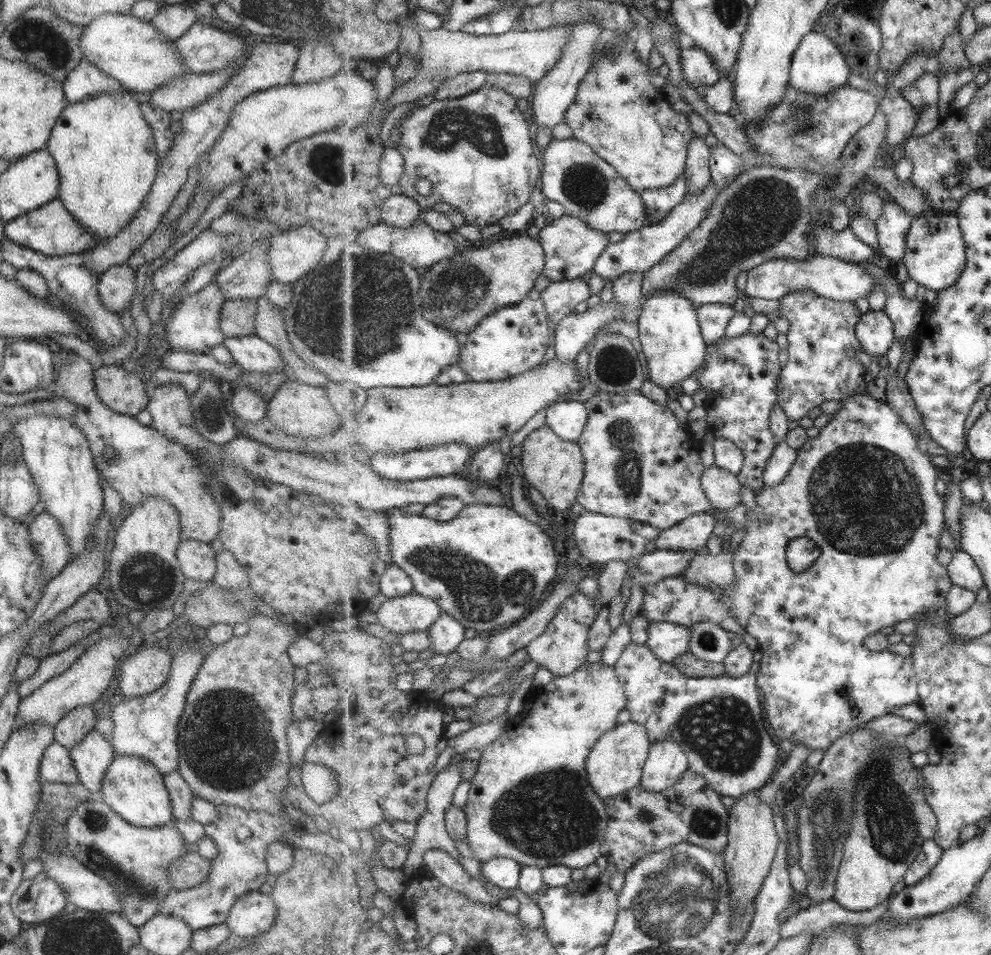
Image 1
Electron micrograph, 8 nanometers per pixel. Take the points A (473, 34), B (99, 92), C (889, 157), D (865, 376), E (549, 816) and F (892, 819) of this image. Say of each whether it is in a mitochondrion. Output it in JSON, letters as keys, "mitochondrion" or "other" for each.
{"A":"other","B":"other","C":"other","D":"other","E":"mitochondrion","F":"mitochondrion"}

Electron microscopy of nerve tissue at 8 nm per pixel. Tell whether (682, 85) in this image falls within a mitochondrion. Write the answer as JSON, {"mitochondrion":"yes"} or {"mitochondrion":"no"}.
{"mitochondrion":"no"}

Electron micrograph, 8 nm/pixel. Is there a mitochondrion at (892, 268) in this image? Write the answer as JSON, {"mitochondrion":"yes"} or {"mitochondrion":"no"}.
{"mitochondrion":"no"}

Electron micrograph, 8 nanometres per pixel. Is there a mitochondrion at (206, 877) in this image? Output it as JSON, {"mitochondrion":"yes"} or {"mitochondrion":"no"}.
{"mitochondrion":"no"}

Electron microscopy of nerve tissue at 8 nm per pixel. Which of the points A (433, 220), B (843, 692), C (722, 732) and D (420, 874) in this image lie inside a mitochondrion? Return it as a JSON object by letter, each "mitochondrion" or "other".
{"A":"other","B":"other","C":"mitochondrion","D":"other"}

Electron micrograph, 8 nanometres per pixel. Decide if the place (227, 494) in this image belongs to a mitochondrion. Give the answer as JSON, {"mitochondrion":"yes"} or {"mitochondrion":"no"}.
{"mitochondrion":"yes"}

